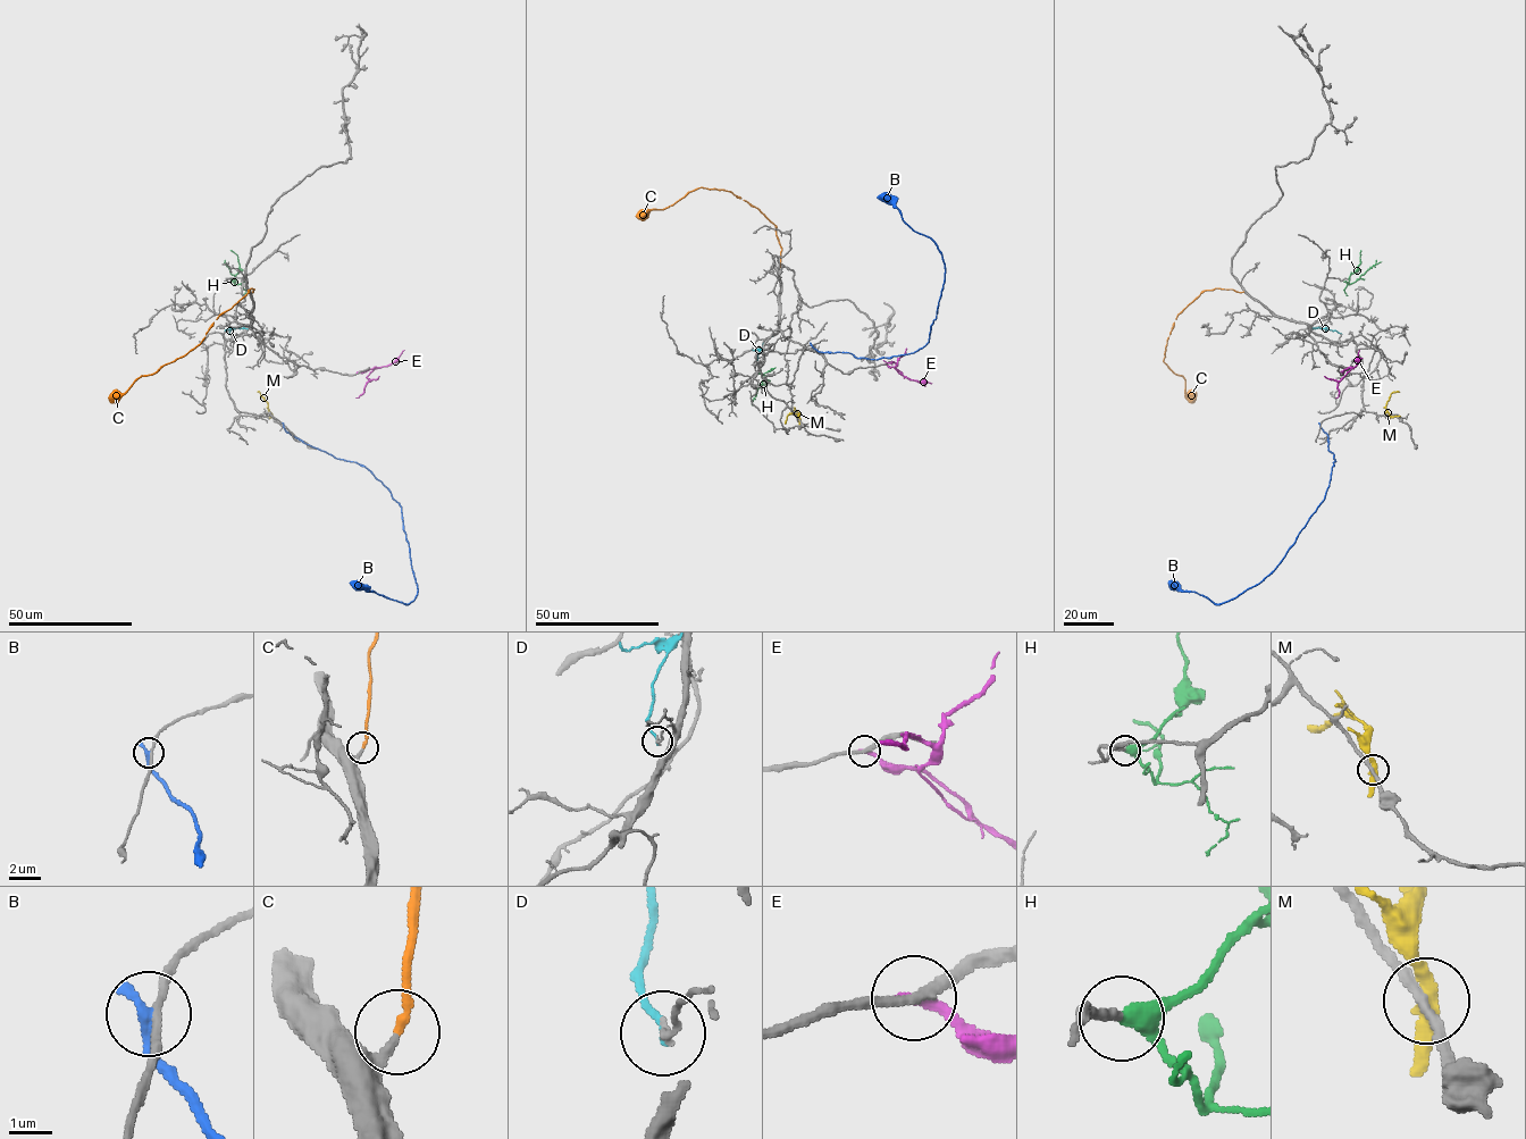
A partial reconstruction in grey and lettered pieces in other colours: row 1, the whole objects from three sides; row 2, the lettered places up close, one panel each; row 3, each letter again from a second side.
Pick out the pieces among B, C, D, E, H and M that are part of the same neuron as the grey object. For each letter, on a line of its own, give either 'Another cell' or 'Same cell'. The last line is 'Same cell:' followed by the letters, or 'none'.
B: Another cell
C: Same cell
D: Another cell
E: Another cell
H: Same cell
M: Another cell
Same cell: C, H

